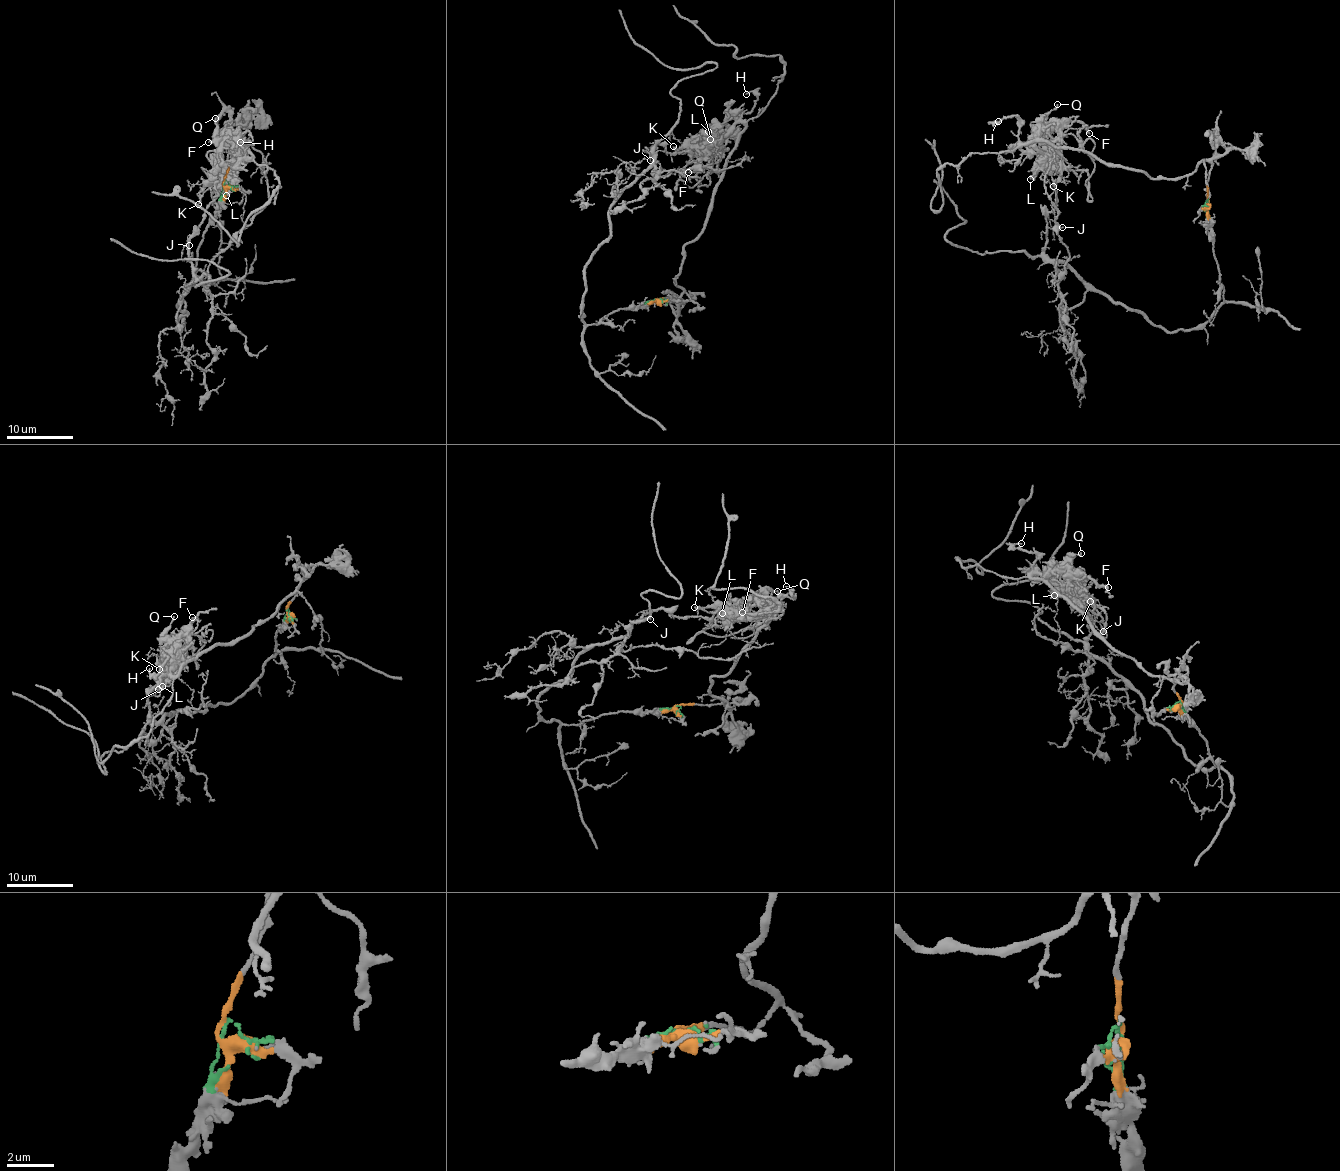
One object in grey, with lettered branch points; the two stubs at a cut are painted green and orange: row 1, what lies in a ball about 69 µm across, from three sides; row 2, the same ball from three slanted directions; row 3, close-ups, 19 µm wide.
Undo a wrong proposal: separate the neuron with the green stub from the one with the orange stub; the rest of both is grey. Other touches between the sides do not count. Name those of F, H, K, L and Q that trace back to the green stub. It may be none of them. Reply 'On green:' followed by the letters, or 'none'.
On green: none

